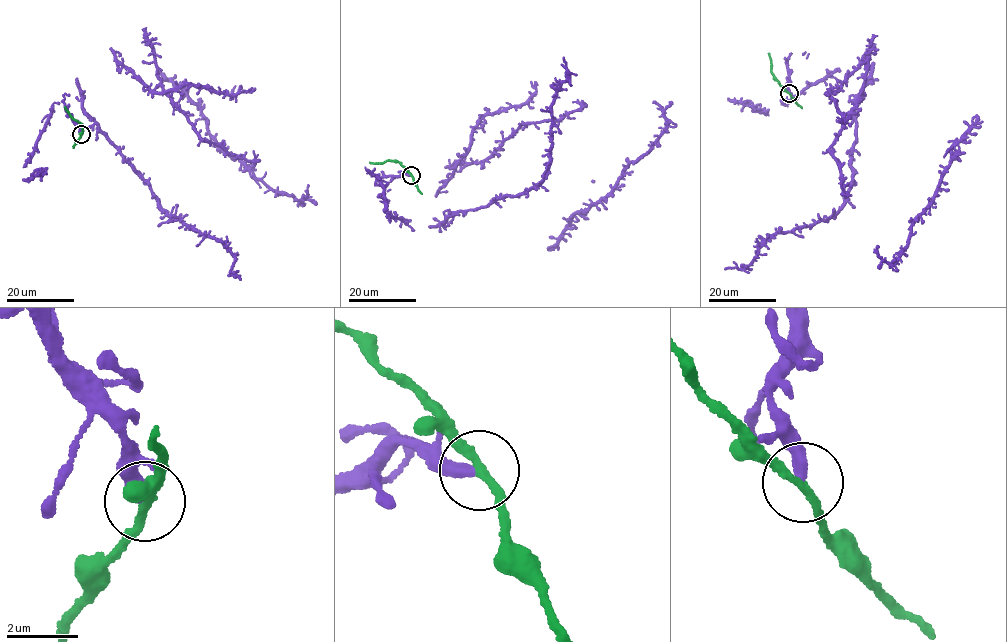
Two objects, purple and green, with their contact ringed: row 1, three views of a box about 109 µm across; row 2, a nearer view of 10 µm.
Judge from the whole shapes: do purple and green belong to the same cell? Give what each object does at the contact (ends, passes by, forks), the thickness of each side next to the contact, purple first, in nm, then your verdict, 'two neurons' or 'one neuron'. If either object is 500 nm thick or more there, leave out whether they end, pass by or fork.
purple ends there; green passes by; 360 nm thick on the purple side, 240 nm on the other; one neuron

